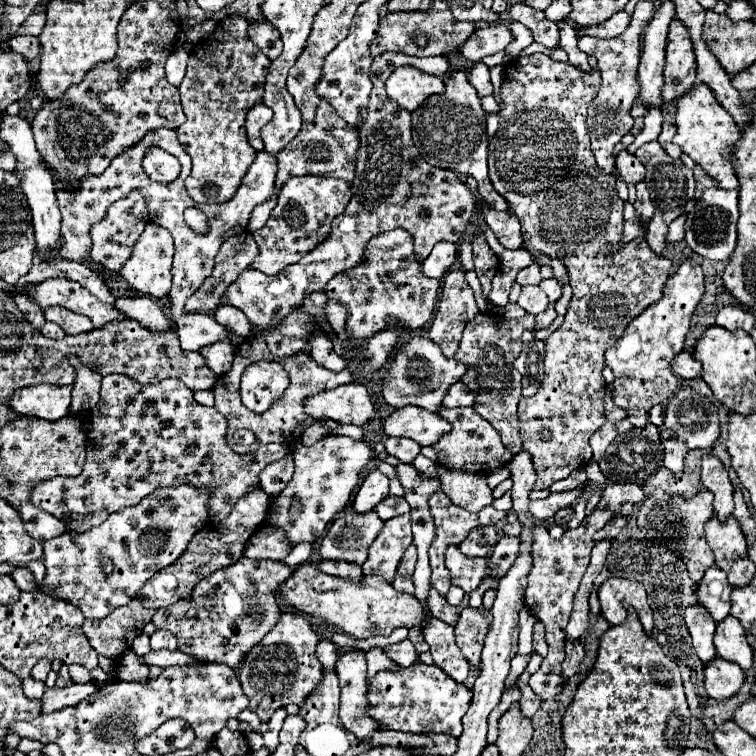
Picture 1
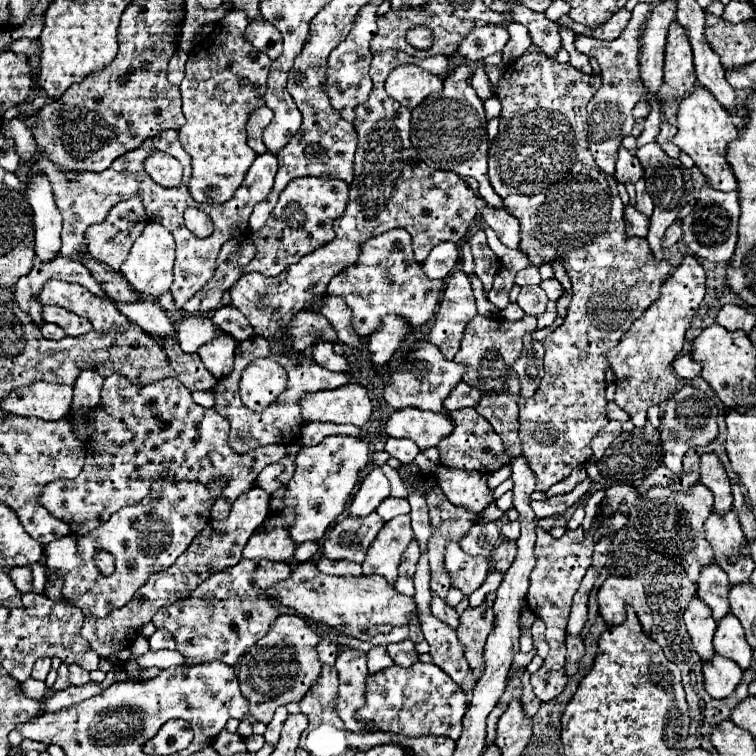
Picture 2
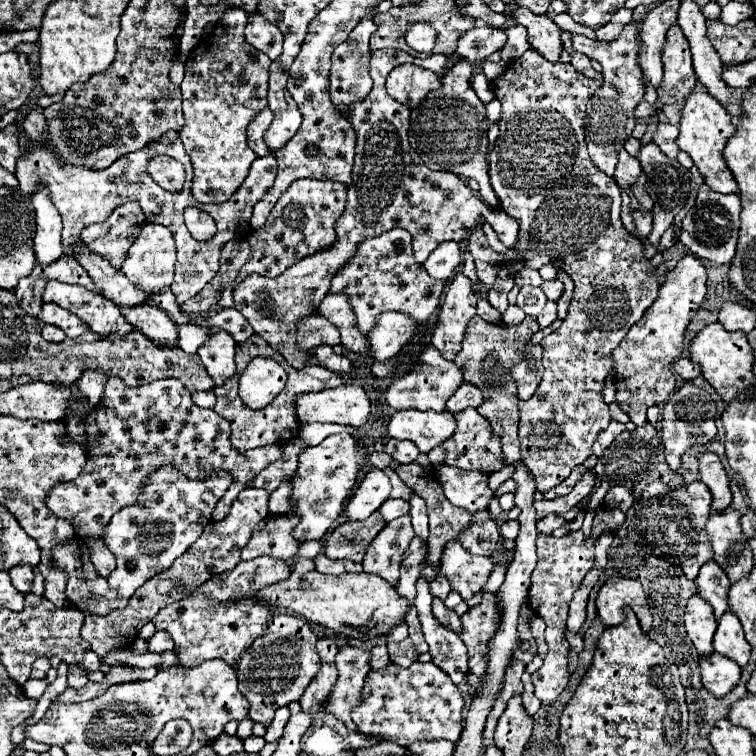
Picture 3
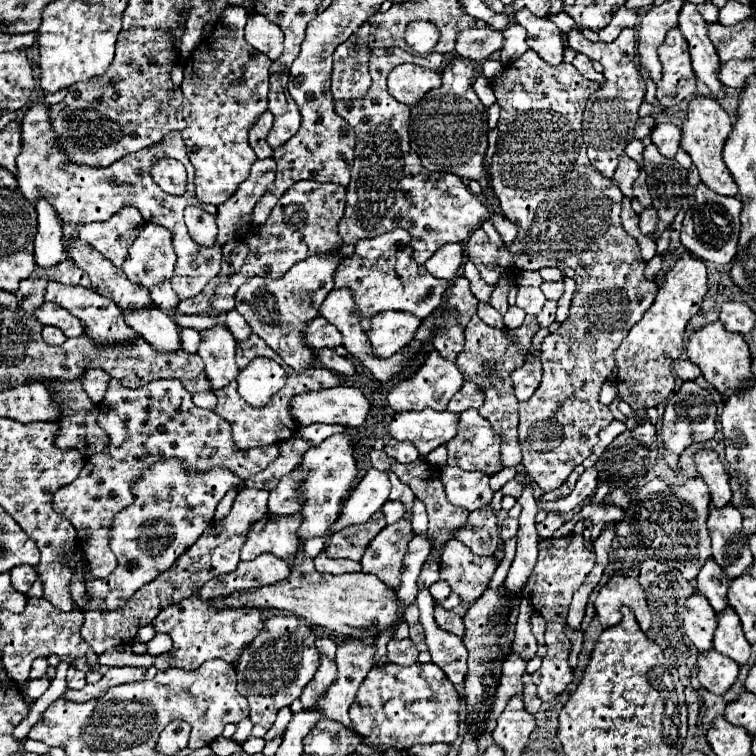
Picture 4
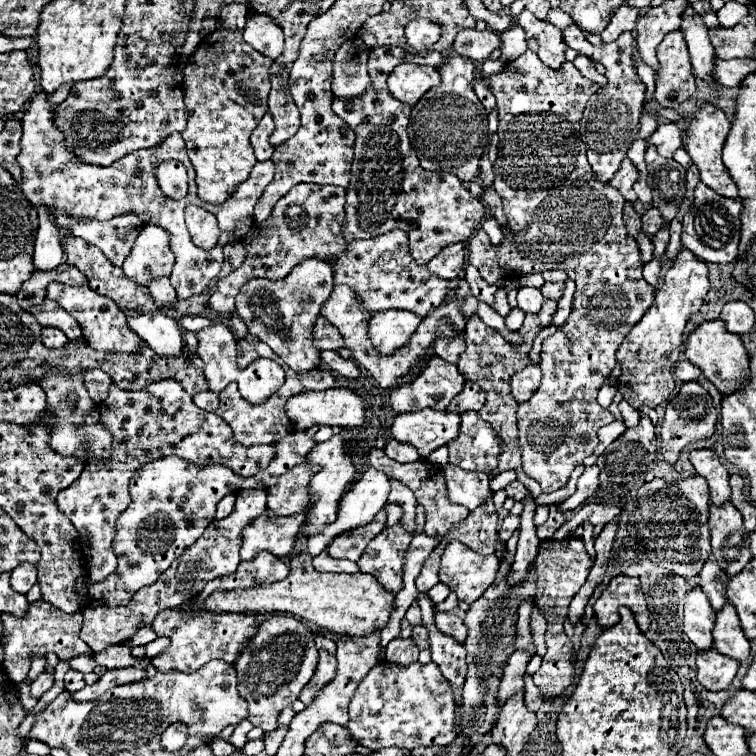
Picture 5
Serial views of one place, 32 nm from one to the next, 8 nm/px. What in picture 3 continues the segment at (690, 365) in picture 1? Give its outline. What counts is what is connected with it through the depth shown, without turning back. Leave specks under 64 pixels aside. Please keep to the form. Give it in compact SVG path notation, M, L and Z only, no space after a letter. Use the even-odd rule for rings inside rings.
M678 358L674 362L674 372L682 378L682 380L694 380L696 376L700 376L700 366L694 364L690 358Z

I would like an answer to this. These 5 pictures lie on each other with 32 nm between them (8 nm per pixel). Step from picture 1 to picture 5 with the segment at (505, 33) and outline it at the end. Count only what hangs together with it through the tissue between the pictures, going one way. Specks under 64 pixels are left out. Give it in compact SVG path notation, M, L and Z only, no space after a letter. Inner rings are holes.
M476 28L474 30L460 30L452 48L460 56L466 56L476 62L484 62L484 60L488 60L492 50L500 48L500 34L496 34L492 30L478 32Z

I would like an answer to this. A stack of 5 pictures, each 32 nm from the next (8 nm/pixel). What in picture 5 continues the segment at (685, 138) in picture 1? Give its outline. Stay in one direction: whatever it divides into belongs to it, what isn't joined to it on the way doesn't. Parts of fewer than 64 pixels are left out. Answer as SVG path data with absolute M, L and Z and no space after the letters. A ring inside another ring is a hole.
M704 104L696 114L694 118L688 122L688 142L686 142L686 152L690 154L692 162L698 166L700 170L700 180L712 188L716 194L720 196L726 196L726 198L738 198L738 188L736 184L732 182L726 166L722 164L722 146L726 142L726 136L730 132L730 120L726 118L726 114L718 108L714 108L712 104Z

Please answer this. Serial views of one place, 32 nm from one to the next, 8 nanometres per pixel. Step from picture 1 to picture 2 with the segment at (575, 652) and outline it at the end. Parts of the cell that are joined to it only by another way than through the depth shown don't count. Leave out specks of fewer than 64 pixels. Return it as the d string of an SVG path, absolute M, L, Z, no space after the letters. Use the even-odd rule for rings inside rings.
M568 636L566 638L566 646L568 646L566 672L568 672L568 676L572 676L578 670L578 662L580 662L580 658L584 654L584 644L582 644L582 638L580 636Z

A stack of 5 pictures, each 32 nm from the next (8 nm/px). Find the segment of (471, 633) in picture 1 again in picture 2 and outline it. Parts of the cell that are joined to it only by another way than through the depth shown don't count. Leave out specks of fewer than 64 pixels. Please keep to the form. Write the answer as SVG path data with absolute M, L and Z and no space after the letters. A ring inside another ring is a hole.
M482 602L478 608L468 608L460 616L460 628L456 630L456 634L466 648L466 658L474 680L478 680L480 672L484 672L482 662L484 640L488 638L488 632L492 632L492 624L494 624L492 606L486 602Z

